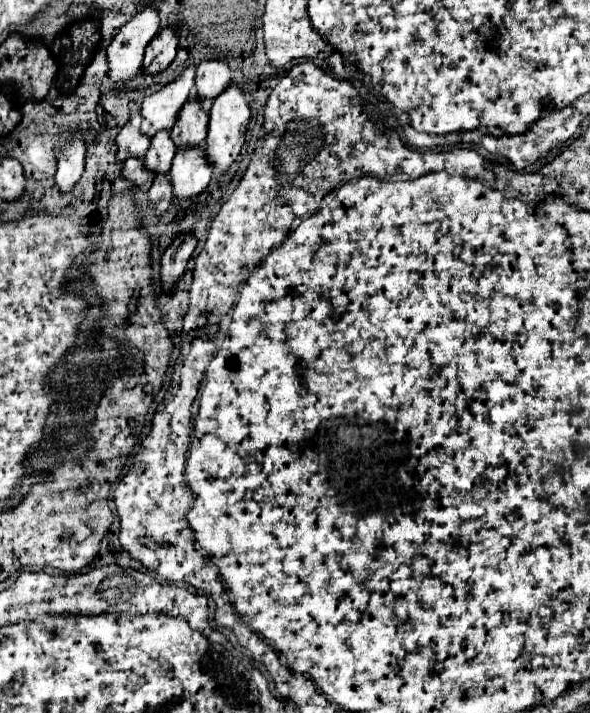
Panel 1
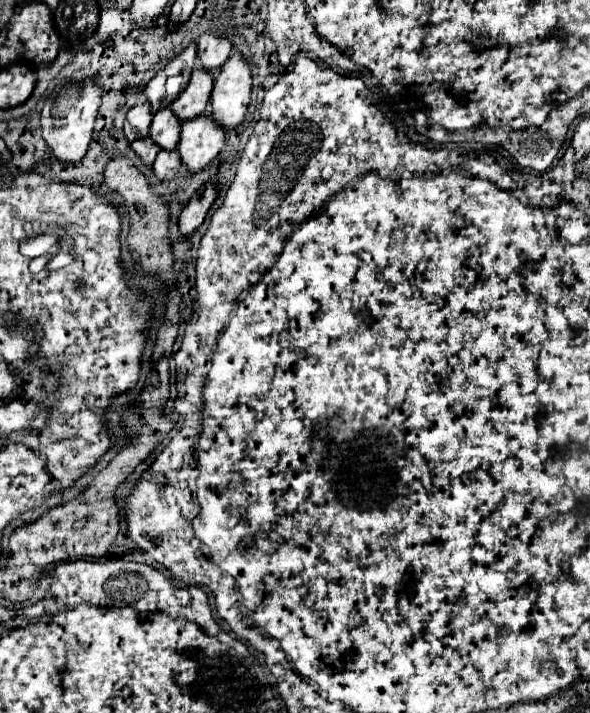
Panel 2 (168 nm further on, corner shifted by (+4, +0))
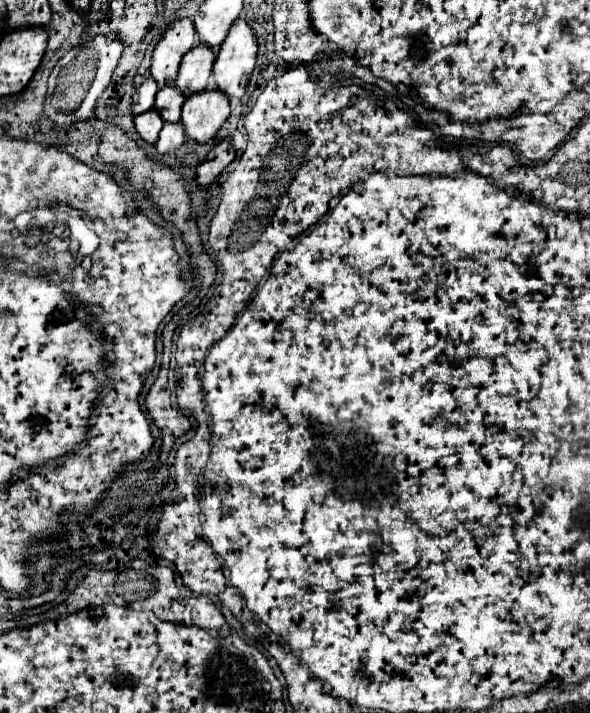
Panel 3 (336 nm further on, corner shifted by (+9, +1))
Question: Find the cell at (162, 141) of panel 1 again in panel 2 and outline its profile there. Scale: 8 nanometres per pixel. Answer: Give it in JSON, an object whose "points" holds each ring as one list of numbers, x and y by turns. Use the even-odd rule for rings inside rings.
{"points":[[165,109,165,111,157,111,157,115,153,117,151,123,151,131,149,131,149,139,155,141,161,149,165,151,173,151,179,143,179,123,177,117]]}

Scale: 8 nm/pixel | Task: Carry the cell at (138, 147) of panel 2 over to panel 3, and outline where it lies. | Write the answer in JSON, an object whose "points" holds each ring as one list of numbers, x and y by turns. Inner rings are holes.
{"points":[[156,108,138,114,138,116,134,118,134,122,136,122,138,134,140,134,148,144,156,144,156,142,158,142,158,134,160,134,160,130,162,130,164,120,162,120,162,116,158,114]]}

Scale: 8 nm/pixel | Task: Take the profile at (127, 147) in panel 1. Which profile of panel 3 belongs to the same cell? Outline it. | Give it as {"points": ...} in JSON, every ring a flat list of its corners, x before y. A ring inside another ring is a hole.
{"points":[[144,78,140,88,134,94,134,114,140,114,144,110,150,110,154,106,154,98,158,92,158,84,154,78]]}

